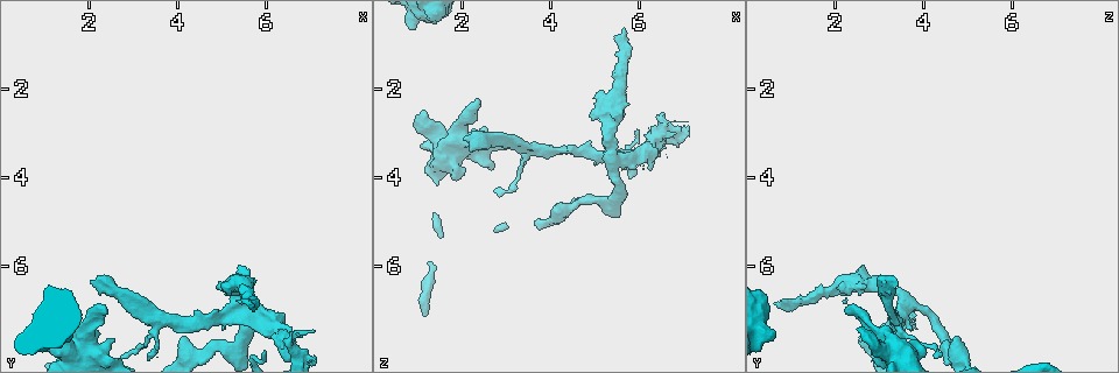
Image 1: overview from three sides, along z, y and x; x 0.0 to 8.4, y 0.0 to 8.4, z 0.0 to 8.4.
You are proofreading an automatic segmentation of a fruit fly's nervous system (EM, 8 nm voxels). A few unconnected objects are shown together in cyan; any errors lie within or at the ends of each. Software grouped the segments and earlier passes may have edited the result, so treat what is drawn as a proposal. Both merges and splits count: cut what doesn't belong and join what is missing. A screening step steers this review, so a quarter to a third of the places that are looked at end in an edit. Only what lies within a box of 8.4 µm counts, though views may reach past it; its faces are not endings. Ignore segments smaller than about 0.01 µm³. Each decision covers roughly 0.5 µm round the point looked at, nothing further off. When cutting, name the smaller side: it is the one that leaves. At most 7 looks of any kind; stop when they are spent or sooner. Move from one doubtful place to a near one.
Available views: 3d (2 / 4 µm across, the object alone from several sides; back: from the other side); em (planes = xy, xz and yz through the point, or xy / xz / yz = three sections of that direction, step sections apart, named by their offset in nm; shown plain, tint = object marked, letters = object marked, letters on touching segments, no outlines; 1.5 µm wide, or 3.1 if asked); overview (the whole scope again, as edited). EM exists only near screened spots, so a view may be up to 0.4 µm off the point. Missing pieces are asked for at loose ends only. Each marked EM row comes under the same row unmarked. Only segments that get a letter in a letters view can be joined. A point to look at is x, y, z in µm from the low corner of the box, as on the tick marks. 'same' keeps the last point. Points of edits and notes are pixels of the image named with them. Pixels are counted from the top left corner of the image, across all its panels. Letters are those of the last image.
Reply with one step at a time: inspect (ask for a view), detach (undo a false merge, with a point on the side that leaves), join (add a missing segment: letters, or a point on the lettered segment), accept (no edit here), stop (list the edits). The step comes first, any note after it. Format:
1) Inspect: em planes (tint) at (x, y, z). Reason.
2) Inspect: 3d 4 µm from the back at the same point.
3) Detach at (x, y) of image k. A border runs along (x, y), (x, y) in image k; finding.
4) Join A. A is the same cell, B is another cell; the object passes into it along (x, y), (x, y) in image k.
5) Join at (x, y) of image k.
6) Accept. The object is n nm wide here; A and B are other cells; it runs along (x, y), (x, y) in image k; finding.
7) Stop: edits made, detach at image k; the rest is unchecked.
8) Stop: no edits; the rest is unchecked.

Inspect: em planes (letters) at (5.30, 7.75, 4.50). Arms part here.

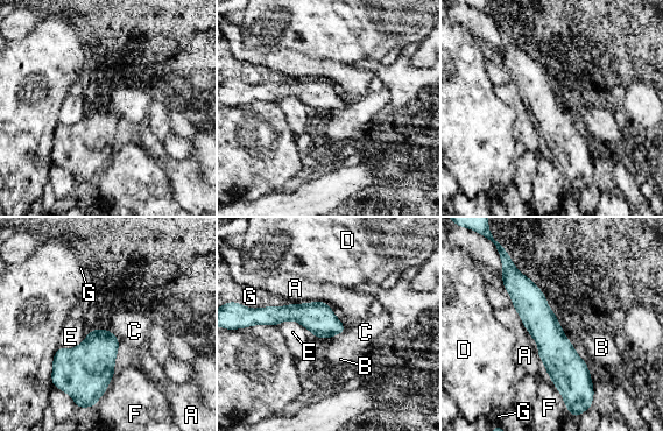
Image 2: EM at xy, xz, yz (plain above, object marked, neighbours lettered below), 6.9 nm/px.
Accept. The object is 220 nm wide here; the longest contact is with G, 460 nm; A, B, C, D, E, F and G are other cells; continuous, no second neuron.

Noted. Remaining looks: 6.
Inspect: em xy step 4 (letters) at (2.00, 6.30, 3.20). Branch stops here.

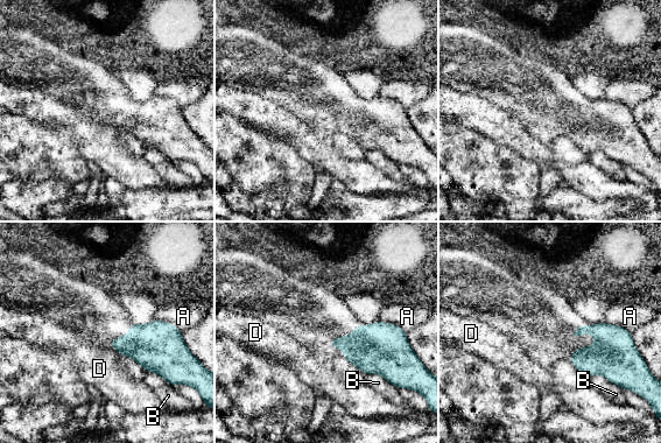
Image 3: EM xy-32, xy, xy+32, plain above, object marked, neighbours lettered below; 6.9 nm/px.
Accept. The object is 100 nm wide here; A, B and D are other cells; a border runs along (112, 347), (118, 351) in image 3; none of them fits.

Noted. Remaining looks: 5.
Inspect: 3d 4 µm from the back at (0.85, 7.60, 0.65). Stops while still wide.

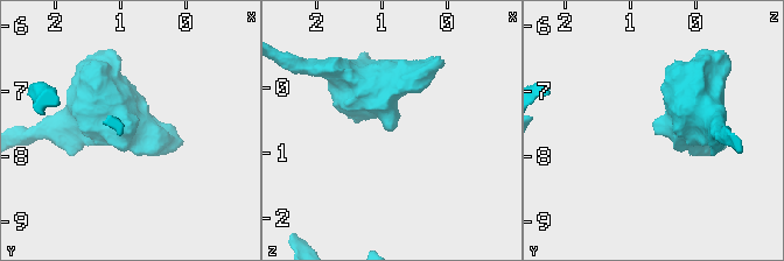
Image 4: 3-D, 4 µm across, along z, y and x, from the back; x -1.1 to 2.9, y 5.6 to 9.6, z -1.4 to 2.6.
Inspect: em planes (letters) at (0.90, 7.60, 0.70). Need the tissue.

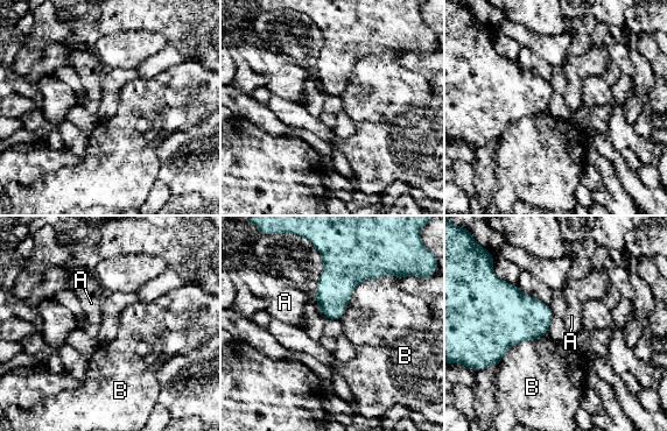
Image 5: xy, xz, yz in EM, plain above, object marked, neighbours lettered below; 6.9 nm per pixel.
Accept. A and B are other cells; a border runs along (399, 277), (362, 281), (337, 319) in image 5; none of them fits.

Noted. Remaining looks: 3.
Stop: no edits; the rest is unchecked.

